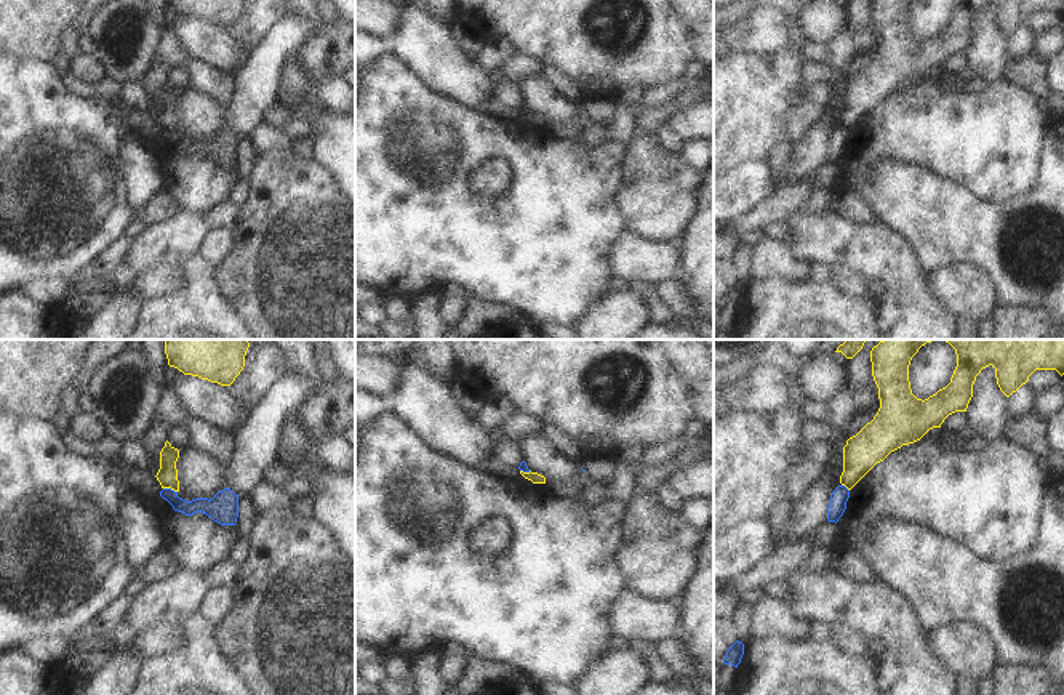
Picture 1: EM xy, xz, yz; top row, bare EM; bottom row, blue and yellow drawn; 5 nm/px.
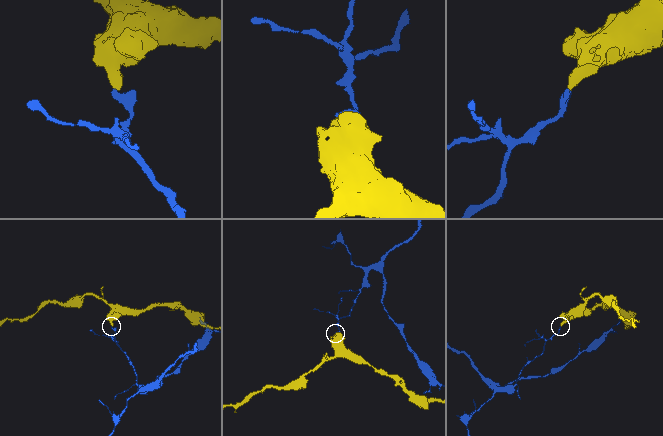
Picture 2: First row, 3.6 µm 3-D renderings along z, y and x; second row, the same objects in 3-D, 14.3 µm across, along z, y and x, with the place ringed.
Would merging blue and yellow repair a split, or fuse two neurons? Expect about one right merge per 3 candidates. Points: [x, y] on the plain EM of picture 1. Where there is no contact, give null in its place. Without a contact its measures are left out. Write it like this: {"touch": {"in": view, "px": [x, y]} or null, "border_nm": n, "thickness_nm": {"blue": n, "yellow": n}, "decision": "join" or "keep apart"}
{"touch": {"in": "xy", "px": [170, 130]}, "border_nm": 80, "thickness_nm": {"blue": 110, "yellow": 100}, "decision": "keep apart"}

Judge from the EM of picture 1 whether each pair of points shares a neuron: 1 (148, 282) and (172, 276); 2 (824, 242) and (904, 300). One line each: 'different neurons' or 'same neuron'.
1: same neuron
2: same neuron

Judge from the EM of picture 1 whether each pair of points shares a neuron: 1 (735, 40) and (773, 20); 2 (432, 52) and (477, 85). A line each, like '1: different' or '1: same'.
1: same
2: same

